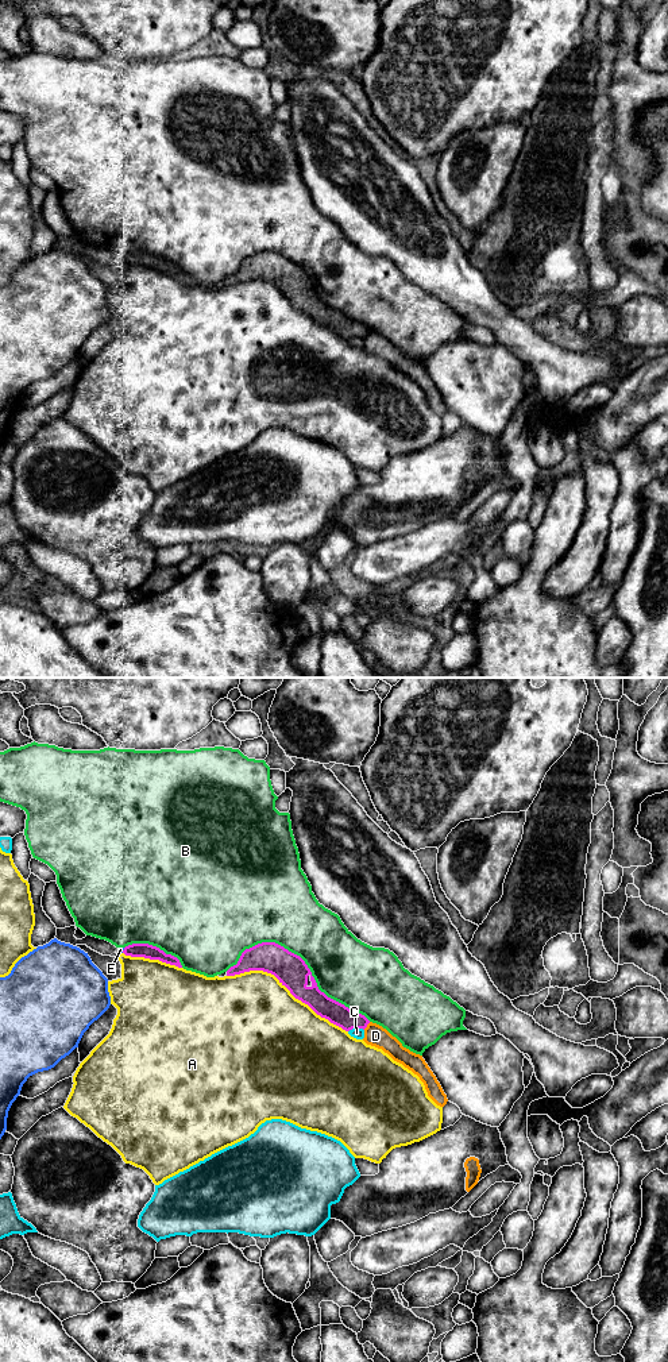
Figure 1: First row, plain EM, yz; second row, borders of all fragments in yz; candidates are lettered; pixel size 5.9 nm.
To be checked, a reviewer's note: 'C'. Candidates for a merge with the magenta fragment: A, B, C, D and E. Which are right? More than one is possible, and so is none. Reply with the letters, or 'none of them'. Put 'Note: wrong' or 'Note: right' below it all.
none of them
Note: wrong

